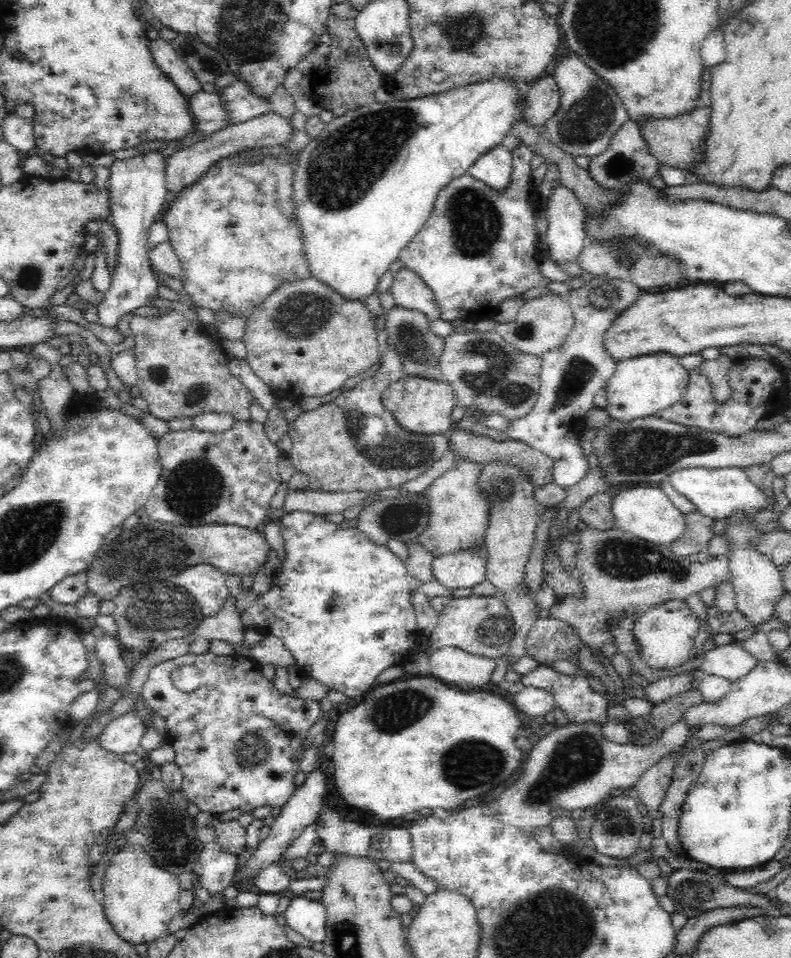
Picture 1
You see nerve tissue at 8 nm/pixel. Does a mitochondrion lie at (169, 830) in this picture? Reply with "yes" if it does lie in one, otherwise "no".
yes

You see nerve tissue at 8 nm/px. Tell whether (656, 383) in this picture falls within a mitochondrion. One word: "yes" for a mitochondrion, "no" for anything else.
no

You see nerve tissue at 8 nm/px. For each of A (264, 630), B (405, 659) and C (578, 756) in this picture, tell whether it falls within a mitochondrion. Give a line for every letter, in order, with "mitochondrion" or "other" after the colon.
A: other
B: other
C: mitochondrion

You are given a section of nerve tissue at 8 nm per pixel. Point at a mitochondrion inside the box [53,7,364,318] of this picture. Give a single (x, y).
(206, 70)

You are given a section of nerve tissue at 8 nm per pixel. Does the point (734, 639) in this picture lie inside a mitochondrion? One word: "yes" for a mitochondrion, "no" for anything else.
no

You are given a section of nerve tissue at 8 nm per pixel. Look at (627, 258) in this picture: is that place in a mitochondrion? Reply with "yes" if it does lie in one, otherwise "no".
yes

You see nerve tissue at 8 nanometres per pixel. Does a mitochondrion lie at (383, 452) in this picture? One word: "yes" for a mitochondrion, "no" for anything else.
yes

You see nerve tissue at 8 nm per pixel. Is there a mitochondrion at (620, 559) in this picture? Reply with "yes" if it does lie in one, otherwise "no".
yes

